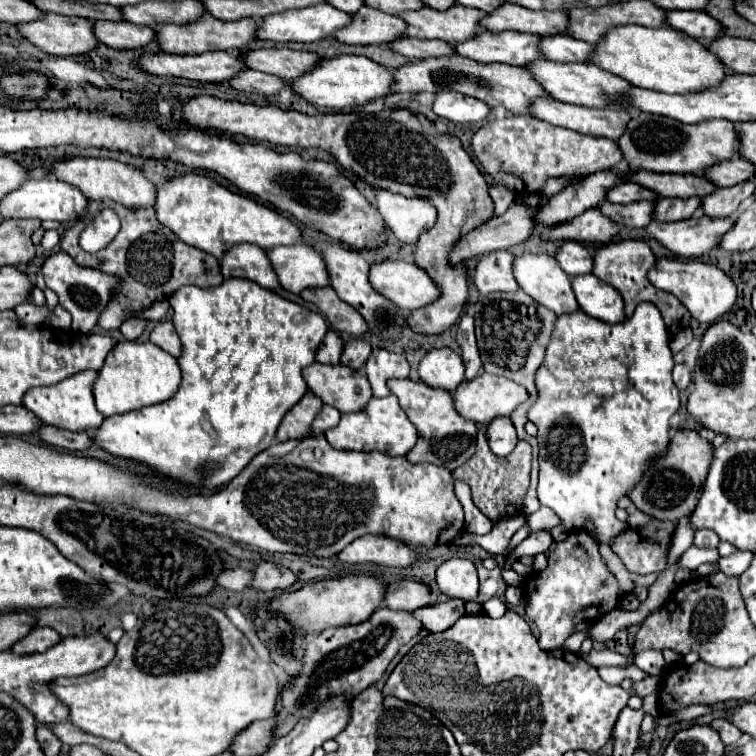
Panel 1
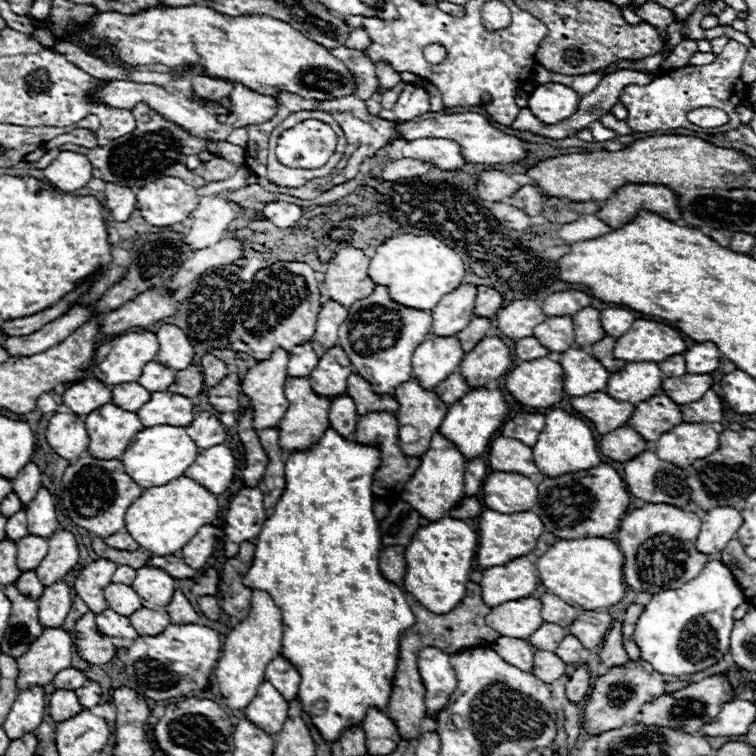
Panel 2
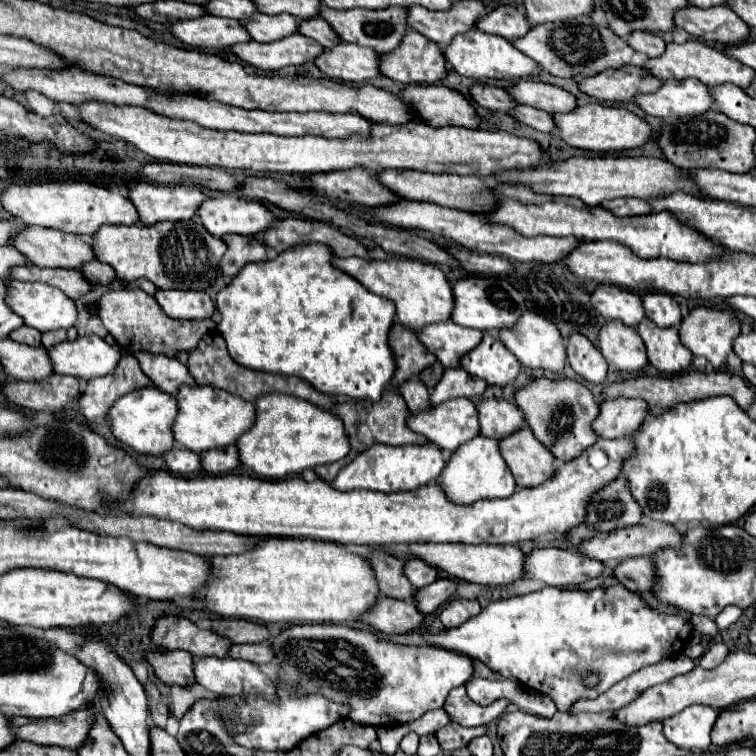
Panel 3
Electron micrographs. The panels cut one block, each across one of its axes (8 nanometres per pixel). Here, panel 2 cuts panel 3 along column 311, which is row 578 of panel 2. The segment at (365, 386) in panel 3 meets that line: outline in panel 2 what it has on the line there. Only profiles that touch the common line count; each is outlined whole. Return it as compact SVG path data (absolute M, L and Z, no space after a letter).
M328 428L328 432L320 438L320 442L316 446L310 448L310 452L306 454L290 454L286 460L286 490L282 494L282 498L278 500L276 508L272 510L272 514L268 516L266 524L264 524L264 532L260 532L260 536L254 540L254 562L252 568L246 572L244 576L244 586L250 590L262 590L268 592L270 598L274 600L274 604L278 606L280 614L282 614L282 656L298 670L300 674L300 688L298 688L298 700L302 704L302 710L310 716L312 724L316 726L316 730L320 732L320 736L328 742L334 744L340 740L342 732L346 728L358 726L362 724L366 710L368 708L378 708L382 712L388 710L388 702L390 702L390 692L392 692L392 682L396 676L396 666L398 666L398 656L400 656L400 634L406 632L408 628L412 628L416 624L416 618L410 610L410 604L406 600L406 594L400 586L388 582L378 568L378 552L380 552L380 532L378 532L378 522L376 516L372 512L372 478L374 472L380 464L380 456L378 456L378 448L376 446L358 446L354 440L344 440L342 436L338 436L332 428Z

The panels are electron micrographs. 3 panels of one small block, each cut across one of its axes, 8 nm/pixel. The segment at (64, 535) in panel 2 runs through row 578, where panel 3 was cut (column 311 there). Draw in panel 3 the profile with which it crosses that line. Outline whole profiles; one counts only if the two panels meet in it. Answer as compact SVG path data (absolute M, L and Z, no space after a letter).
M302 34L286 36L286 40L274 40L268 44L248 42L234 44L230 48L240 60L260 68L260 70L280 70L284 66L300 66L312 62L324 48Z

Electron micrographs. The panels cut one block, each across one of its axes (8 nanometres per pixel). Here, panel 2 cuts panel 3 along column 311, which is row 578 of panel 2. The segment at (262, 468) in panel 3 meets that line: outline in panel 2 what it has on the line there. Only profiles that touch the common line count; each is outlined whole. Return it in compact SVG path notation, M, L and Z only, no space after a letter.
M442 518L438 522L420 528L420 532L416 532L412 542L406 546L406 556L404 556L406 574L402 588L430 612L436 614L450 612L464 598L476 548L478 548L476 532L462 520Z

